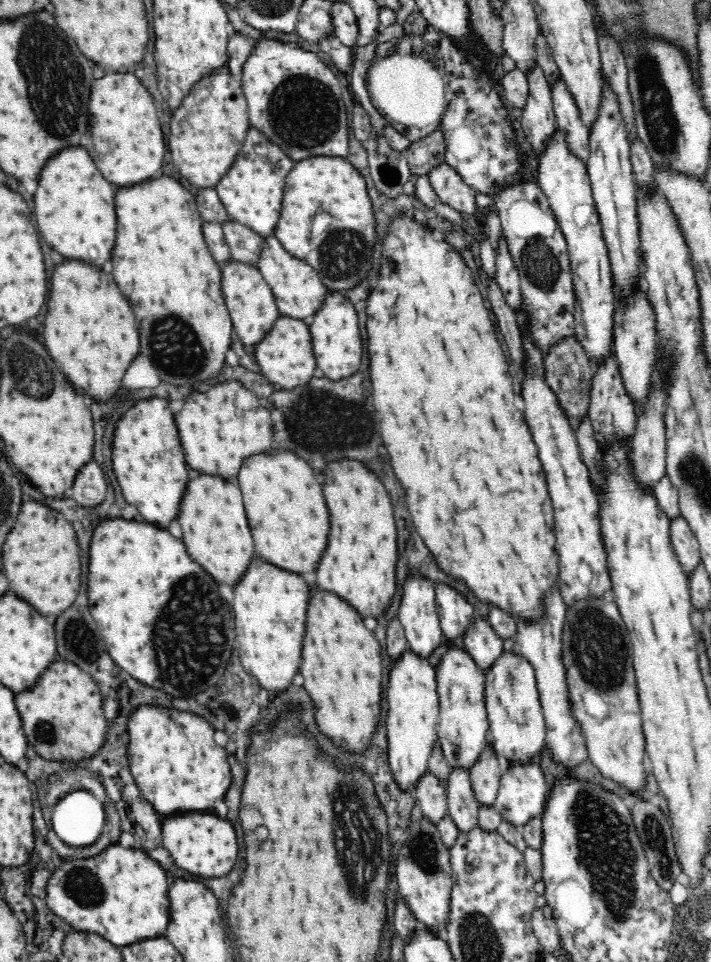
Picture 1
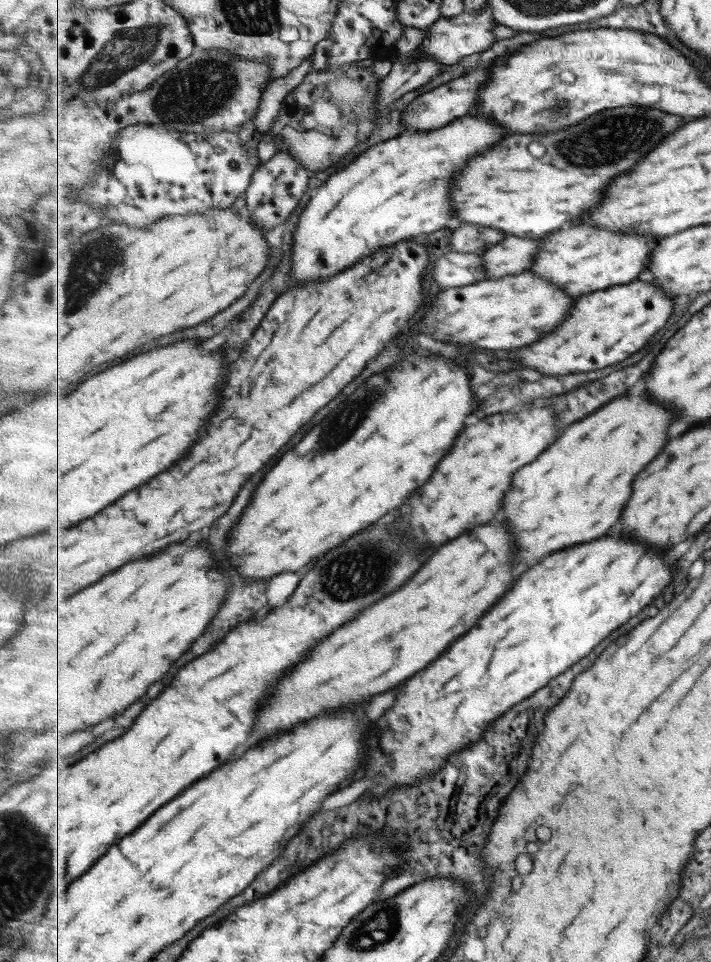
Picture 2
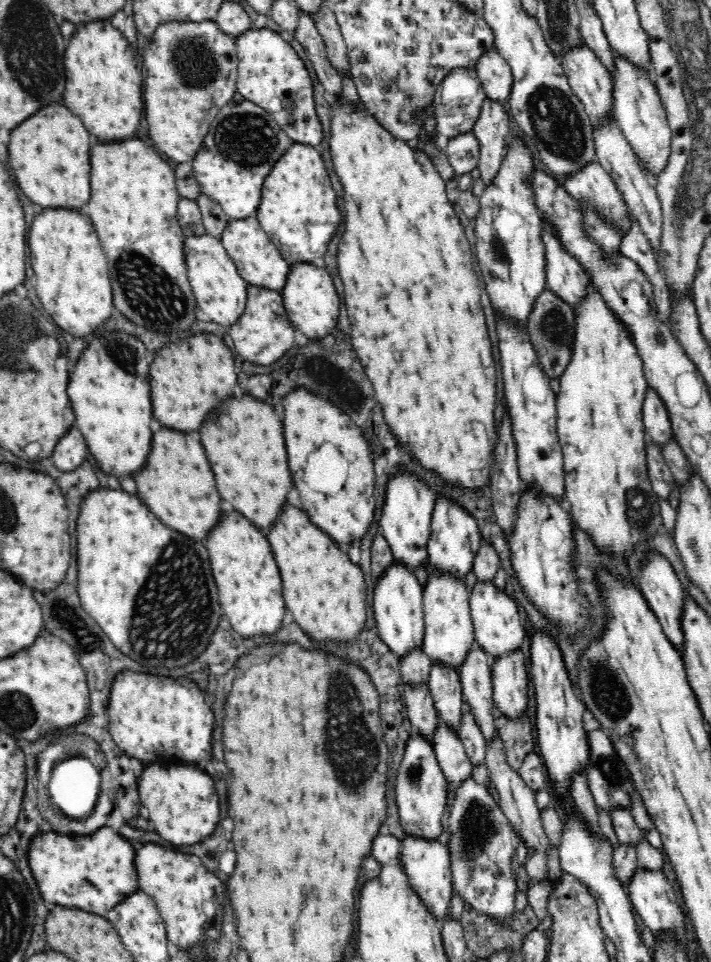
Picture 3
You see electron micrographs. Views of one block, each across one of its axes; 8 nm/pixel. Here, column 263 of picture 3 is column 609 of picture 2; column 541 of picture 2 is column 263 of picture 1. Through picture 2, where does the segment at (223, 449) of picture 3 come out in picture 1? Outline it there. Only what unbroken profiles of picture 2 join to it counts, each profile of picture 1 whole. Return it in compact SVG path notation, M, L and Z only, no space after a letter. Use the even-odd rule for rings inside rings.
M292 452L252 456L240 468L240 488L260 556L288 572L314 572L328 546L330 512L314 470Z

